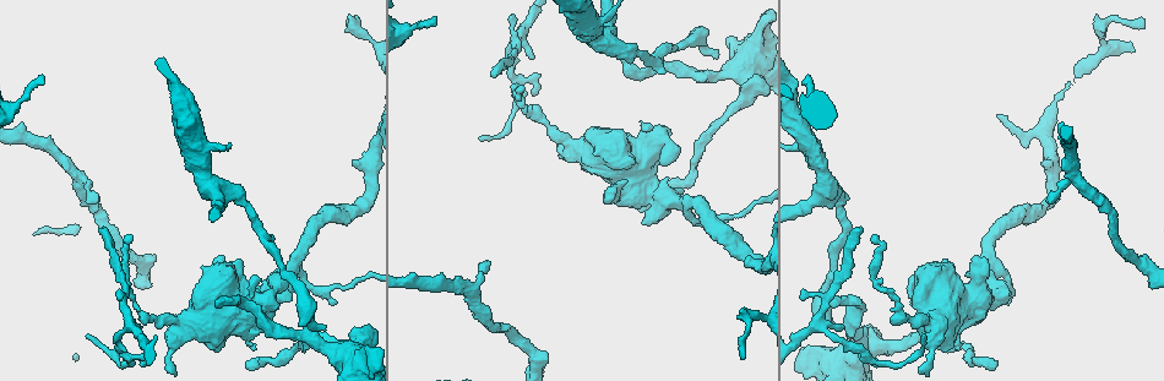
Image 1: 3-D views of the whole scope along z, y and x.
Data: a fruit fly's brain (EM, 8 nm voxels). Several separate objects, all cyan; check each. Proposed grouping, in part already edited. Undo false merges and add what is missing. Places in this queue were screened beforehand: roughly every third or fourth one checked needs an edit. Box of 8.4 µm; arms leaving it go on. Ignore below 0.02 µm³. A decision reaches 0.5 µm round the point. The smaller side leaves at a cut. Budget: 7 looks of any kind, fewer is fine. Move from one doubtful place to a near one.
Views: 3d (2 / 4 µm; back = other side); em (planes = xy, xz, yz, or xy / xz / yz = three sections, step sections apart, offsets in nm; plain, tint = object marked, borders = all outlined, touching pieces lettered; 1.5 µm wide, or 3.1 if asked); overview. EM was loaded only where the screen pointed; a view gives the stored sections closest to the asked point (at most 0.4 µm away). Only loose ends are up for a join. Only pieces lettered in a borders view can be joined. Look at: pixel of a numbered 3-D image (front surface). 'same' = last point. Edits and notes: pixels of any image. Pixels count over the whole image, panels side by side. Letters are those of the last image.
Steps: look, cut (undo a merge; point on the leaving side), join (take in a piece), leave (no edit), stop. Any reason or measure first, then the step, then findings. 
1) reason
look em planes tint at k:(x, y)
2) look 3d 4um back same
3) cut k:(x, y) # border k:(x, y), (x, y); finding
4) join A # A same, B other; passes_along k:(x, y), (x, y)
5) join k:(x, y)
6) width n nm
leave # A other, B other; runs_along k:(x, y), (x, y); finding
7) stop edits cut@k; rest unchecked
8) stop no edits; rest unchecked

look em planes borders at 1:(515, 16)

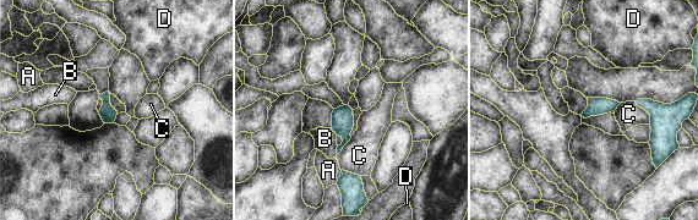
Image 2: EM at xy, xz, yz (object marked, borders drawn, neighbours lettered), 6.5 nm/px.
leave # A other, B other, C other, D other; border 2:(634, 102), (649, 115), (650, 124); none of them fits

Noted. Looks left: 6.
branch stops here
look em planes borders at 1:(216, 300)

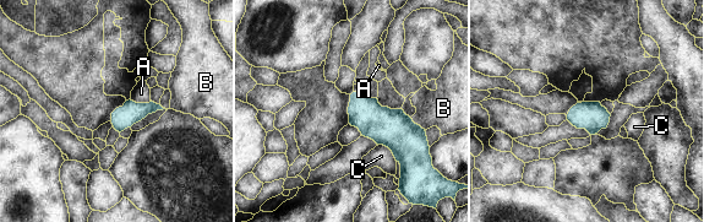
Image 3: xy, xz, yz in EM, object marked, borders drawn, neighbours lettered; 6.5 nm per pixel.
longest_contact C 170 nm
leave # A other, B other, C other; no lettered piece goes on from it

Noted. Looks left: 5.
branch stops here
look em yz step 4 tint at 1:(947, 262)

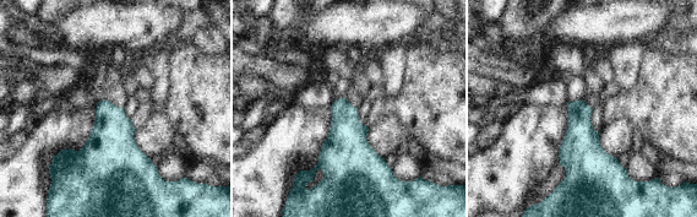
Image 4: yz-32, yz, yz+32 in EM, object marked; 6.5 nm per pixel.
cut it another way
look em planes borders same

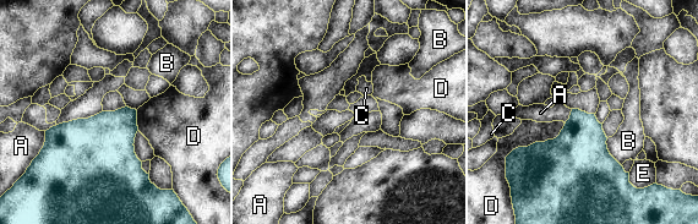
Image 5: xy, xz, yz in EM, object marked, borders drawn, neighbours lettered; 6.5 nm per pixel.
leave # A other, B other, C other, D other, E other; border 5:(102, 110), (87, 118), (56, 125); none of them fits

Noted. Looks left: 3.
stop no edits; rest unchecked

